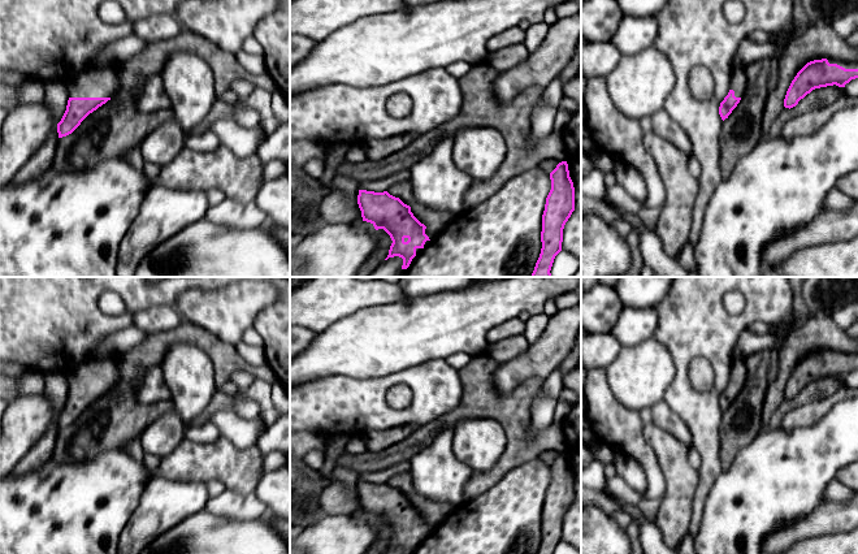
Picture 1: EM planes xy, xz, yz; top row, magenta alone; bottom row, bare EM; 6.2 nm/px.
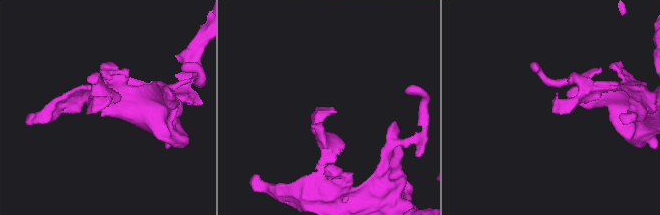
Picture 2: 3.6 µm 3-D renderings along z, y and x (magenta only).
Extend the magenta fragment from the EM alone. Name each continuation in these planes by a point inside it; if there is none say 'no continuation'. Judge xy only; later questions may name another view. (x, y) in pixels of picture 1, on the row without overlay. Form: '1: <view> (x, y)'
1: xy (92, 373)

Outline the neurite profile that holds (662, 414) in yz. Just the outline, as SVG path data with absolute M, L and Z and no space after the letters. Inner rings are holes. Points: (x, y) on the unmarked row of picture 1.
M664 399L659 401L650 410L654 424L680 440L689 449L692 447L692 437L688 427L682 419L672 411Z

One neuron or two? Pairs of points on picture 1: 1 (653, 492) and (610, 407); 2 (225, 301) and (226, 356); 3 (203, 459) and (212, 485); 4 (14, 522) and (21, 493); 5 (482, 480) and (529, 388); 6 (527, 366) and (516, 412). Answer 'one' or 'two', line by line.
1: one
2: two
3: two
4: one
5: one
6: two

